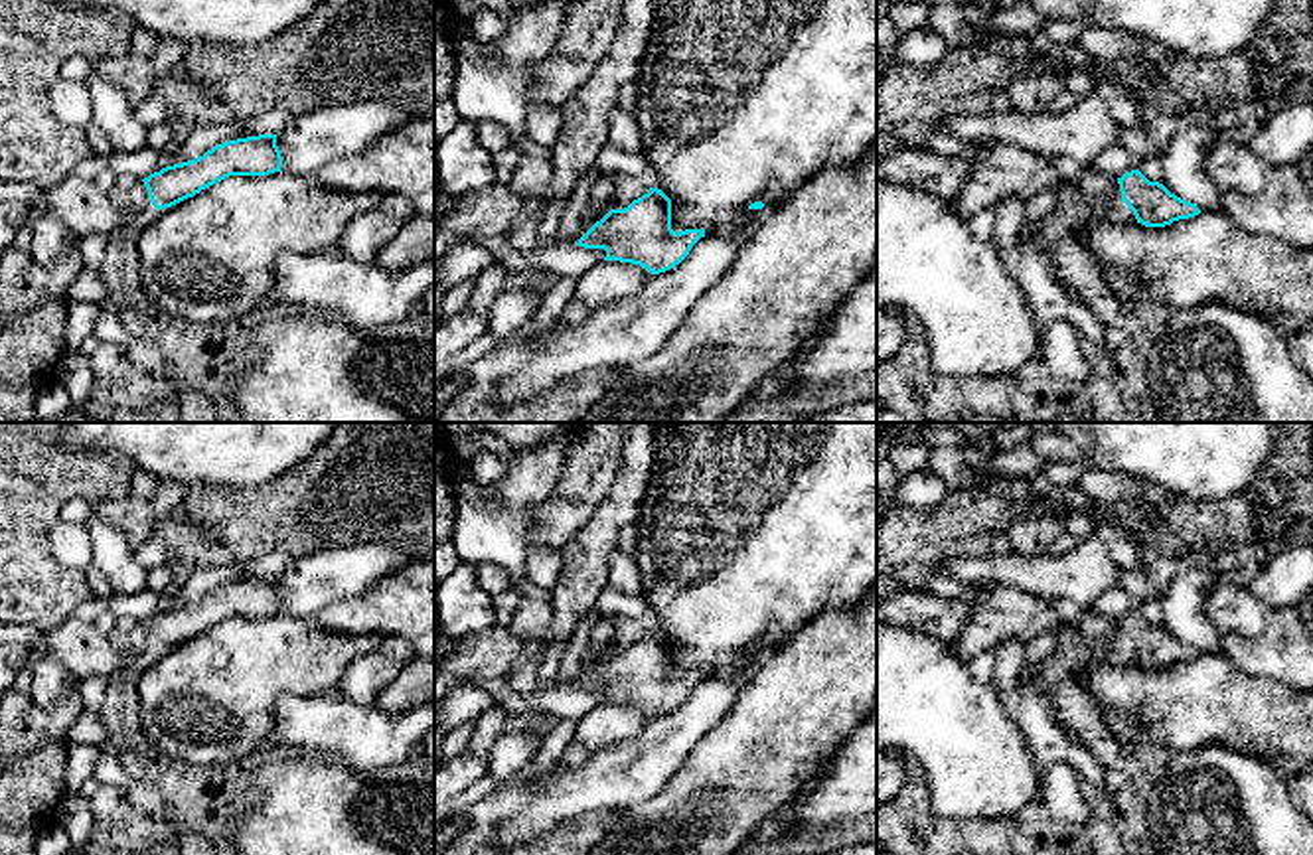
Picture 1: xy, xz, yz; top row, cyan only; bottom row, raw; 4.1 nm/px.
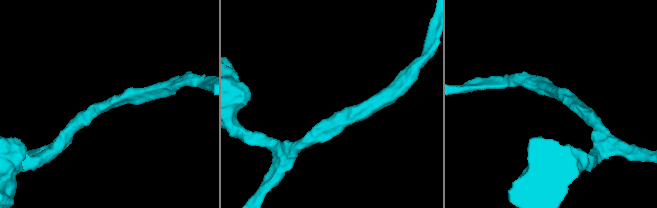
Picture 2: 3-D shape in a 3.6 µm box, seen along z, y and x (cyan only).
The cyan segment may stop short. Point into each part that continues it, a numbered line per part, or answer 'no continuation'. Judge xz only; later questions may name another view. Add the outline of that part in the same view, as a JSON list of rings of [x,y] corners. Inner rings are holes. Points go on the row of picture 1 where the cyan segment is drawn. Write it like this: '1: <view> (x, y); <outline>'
no continuation

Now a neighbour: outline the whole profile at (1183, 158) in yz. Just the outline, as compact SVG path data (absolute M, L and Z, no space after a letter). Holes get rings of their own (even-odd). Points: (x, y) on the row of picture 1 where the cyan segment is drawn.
M1208 124L1181 130L1157 154L1163 166L1163 186L1200 211L1220 209L1220 194L1204 172L1204 148L1216 132Z

